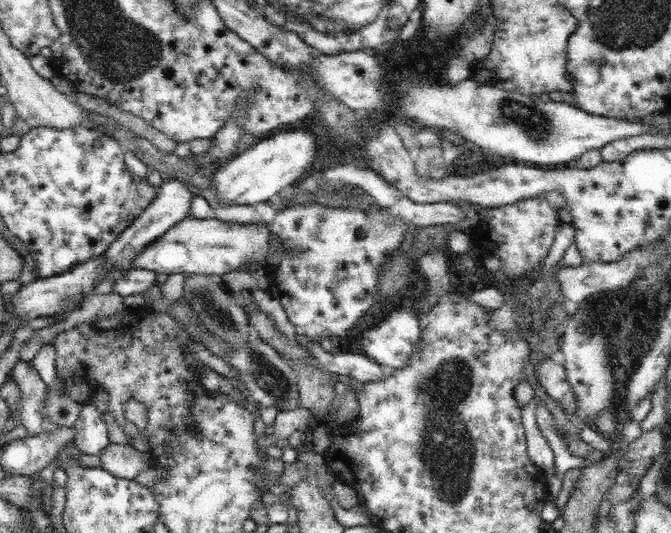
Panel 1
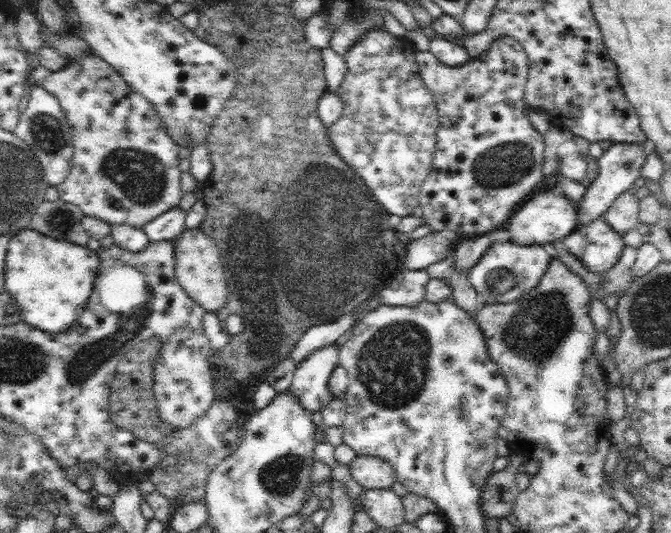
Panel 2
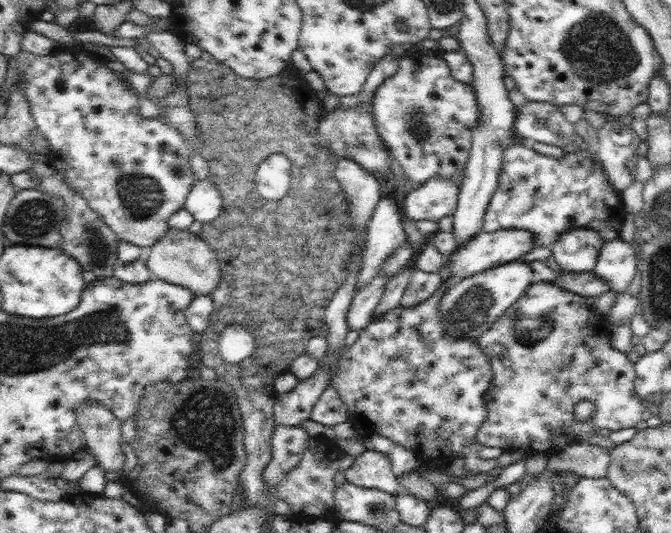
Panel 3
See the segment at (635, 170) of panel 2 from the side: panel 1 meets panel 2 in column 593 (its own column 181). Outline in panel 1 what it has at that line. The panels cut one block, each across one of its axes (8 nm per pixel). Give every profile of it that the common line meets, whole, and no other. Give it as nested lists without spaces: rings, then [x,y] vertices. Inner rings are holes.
[[[172,178],[172,180],[166,180],[158,190],[156,190],[156,196],[152,200],[152,204],[148,204],[148,208],[142,212],[140,218],[134,220],[134,224],[122,232],[118,236],[118,240],[112,242],[112,246],[104,252],[106,256],[106,266],[108,268],[128,268],[132,264],[132,258],[148,244],[152,244],[158,236],[164,236],[166,230],[170,230],[174,224],[178,224],[180,220],[184,220],[188,214],[190,214],[190,206],[192,206],[192,200],[194,200],[194,192],[192,192],[192,186],[188,182],[182,182],[178,178]]]

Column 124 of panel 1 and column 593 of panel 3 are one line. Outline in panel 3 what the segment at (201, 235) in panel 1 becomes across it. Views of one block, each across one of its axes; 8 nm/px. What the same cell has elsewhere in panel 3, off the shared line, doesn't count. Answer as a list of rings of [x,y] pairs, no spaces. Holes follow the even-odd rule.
[[[621,238],[609,240],[601,246],[595,268],[591,270],[597,278],[605,280],[609,284],[609,290],[613,292],[625,292],[633,276],[637,274],[637,258],[635,248],[631,242],[625,242]]]

